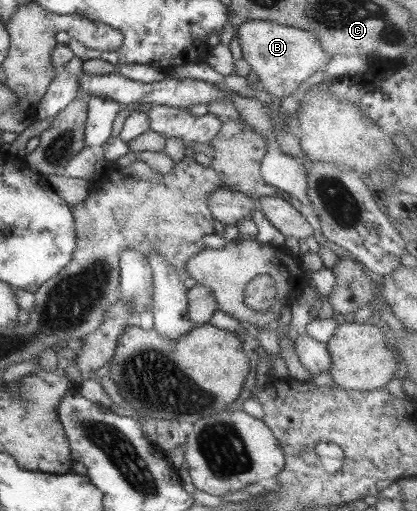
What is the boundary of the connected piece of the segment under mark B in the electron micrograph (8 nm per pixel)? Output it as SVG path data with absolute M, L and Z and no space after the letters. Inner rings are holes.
M252 20L236 26L241 57L250 65L257 76L260 88L265 89L279 101L288 94L295 95L304 78L312 76L316 68L329 58L322 50L319 40L308 31L292 25L278 25L268 20Z

